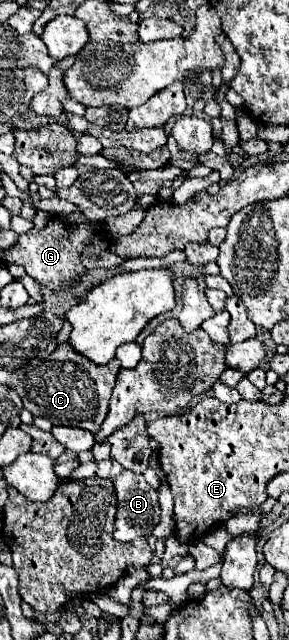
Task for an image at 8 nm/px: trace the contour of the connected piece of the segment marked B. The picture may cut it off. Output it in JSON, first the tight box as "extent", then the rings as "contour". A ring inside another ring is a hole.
{"extent":[113,471,161,543],"contour":[[[121,471],[113,479],[113,487],[115,487],[115,495],[117,495],[117,515],[115,515],[115,523],[113,523],[113,539],[127,543],[141,535],[145,535],[145,537],[151,535],[153,527],[159,523],[159,513],[161,513],[159,491],[153,489],[141,473],[133,473],[133,471]]]}

